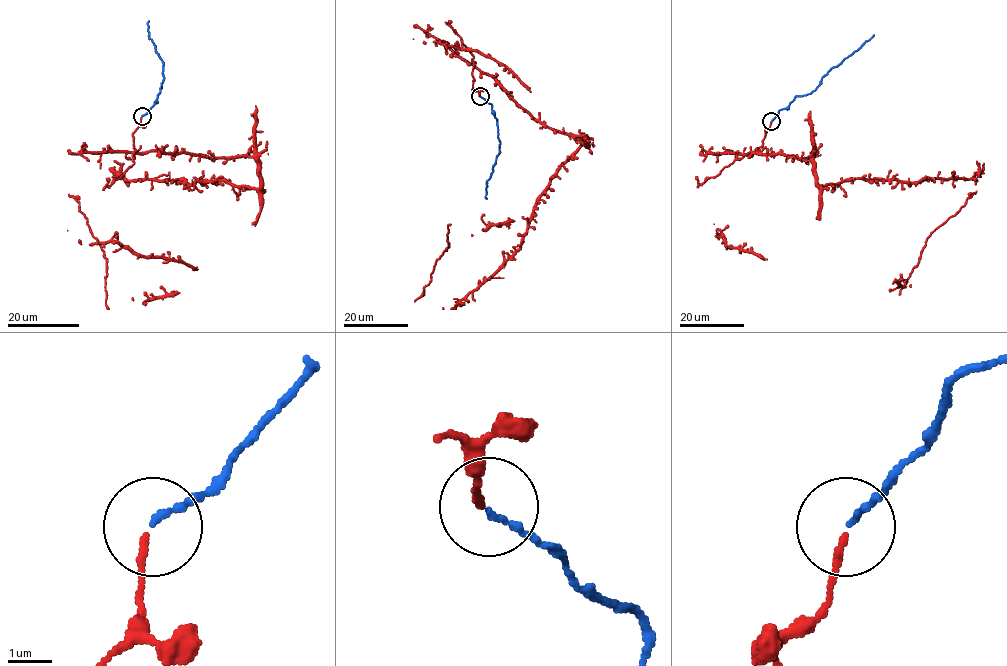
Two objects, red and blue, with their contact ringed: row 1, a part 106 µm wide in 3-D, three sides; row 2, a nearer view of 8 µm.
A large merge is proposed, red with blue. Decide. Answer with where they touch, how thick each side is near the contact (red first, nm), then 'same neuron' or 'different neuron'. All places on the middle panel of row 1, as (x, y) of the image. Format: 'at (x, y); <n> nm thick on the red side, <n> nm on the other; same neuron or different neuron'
at (480, 96); 140 nm thick on the red side, 130 nm on the other; same neuron

